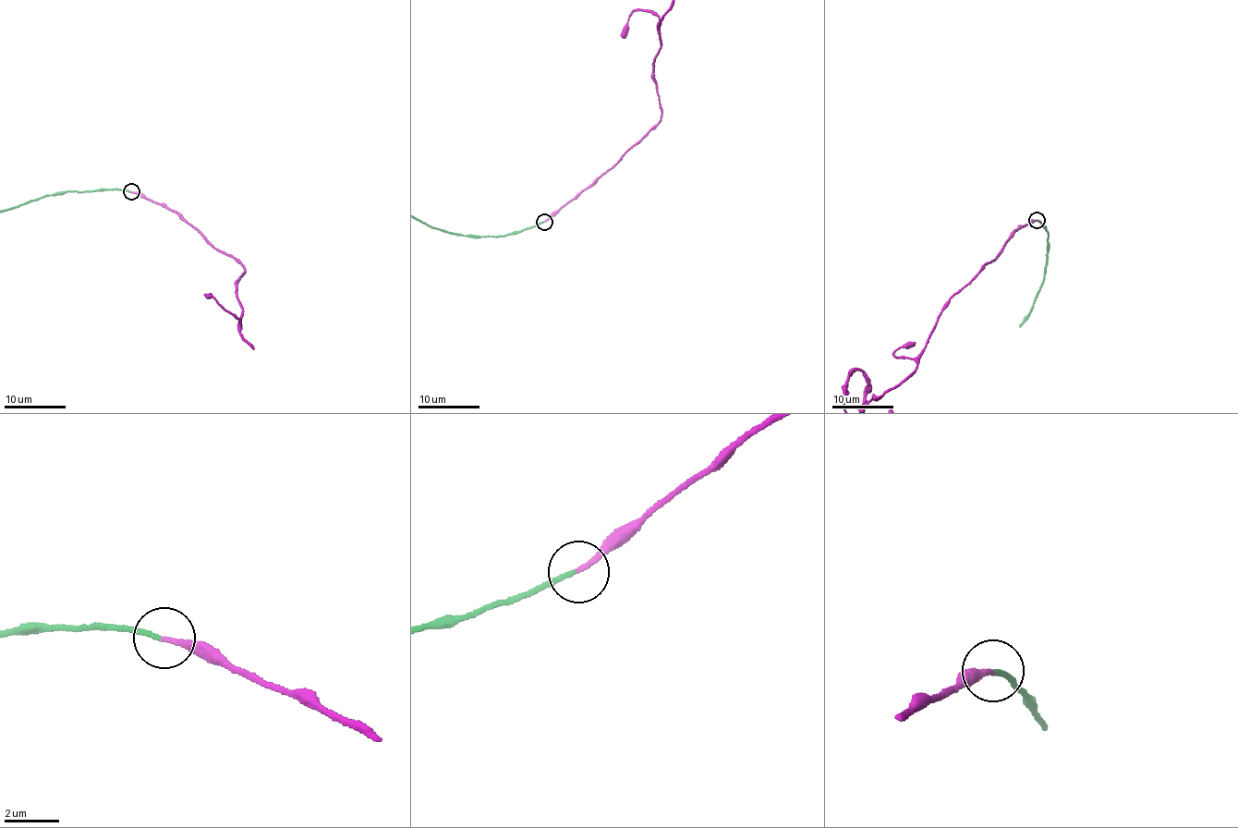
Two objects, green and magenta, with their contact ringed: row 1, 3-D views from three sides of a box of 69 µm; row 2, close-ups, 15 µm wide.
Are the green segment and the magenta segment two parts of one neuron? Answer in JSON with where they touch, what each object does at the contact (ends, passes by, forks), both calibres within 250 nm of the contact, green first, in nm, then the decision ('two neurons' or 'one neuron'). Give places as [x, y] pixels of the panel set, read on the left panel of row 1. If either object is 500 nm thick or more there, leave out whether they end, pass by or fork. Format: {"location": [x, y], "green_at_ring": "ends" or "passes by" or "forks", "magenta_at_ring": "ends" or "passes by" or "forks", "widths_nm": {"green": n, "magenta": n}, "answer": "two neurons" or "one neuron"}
{"location": [131, 191], "green_at_ring": "ends", "magenta_at_ring": "ends", "widths_nm": {"green": 160, "magenta": 180}, "answer": "one neuron"}

